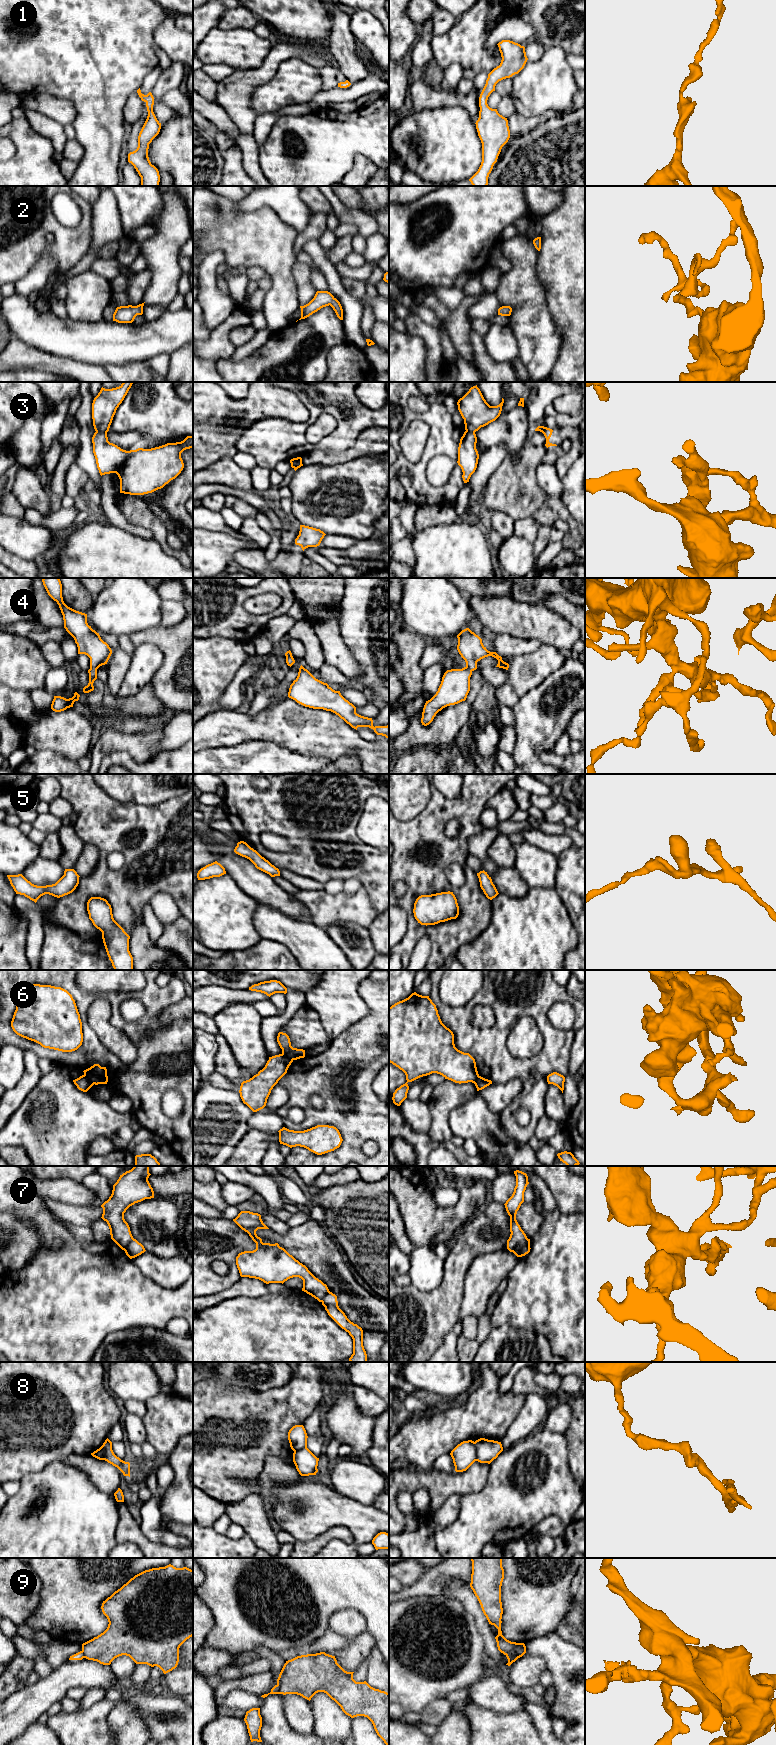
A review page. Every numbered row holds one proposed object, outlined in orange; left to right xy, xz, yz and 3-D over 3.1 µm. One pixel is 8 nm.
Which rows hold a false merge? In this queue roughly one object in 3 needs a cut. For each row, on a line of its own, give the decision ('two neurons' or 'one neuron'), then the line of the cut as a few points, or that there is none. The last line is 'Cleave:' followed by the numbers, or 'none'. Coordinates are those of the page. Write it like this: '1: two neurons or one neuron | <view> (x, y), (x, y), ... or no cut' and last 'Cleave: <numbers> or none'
1: one neuron | no cut
2: one neuron | no cut
3: two neurons | xy (96, 430), (106, 433)
4: one neuron | no cut
5: two neurons | xz (271, 864), (267, 873)
6: two neurons | xz (282, 1053), (292, 1060)
7: two neurons | yz (528, 1239), (521, 1242), (513, 1252)
8: two neurons | yz (474, 1442), (476, 1460)
9: two neurons | xz (277, 1684), (279, 1693)
Cleave: 3, 5, 6, 7, 8, 9

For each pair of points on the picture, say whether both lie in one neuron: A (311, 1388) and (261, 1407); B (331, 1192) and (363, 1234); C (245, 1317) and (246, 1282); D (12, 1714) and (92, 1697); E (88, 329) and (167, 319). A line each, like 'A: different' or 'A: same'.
A: same
B: same
C: different
D: different
E: same

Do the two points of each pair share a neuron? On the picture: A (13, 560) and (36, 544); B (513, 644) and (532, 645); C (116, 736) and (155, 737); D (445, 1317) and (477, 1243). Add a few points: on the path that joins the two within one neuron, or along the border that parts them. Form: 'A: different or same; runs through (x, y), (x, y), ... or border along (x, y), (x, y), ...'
A: different; border along (10, 552), (34, 561)
B: same; runs through (518, 645), (527, 645)
C: same; runs through (126, 740), (145, 740)
D: same; runs through (446, 1299), (452, 1289), (455, 1266), (459, 1261)

